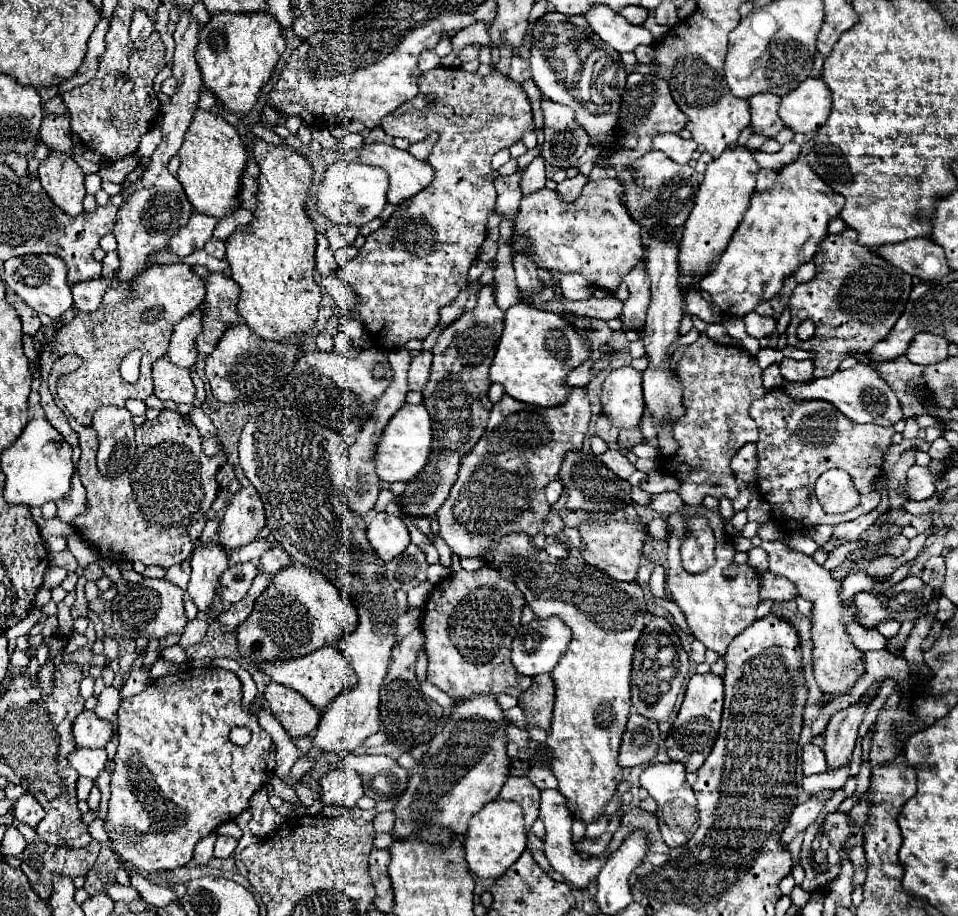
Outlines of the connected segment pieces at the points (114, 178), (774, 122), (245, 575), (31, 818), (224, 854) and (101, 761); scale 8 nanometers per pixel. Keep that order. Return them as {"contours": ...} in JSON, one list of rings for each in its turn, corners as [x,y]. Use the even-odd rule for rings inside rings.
{"contours":[[[[133,154],[129,158],[123,158],[121,162],[111,162],[111,164],[101,166],[97,174],[101,176],[101,180],[109,180],[109,182],[115,182],[115,184],[123,184],[125,176],[129,172],[133,172],[137,164],[139,164],[139,158],[137,158],[137,154]]],[[[755,94],[749,98],[751,106],[751,124],[757,134],[765,136],[775,136],[777,132],[783,130],[783,120],[779,116],[779,104],[781,96],[777,94]]],[[[253,562],[229,566],[225,574],[221,574],[221,598],[231,604],[243,600],[247,596],[247,590],[255,574],[257,574],[257,566]]],[[[25,794],[15,802],[15,818],[23,824],[29,826],[37,826],[43,818],[45,818],[45,810],[43,806],[37,802],[37,798],[33,794]]],[[[217,836],[215,842],[215,856],[217,858],[229,858],[237,848],[237,840],[229,838],[229,836]]],[[[75,748],[67,760],[69,766],[79,772],[79,776],[95,780],[99,770],[105,768],[107,752],[105,748]]]]}

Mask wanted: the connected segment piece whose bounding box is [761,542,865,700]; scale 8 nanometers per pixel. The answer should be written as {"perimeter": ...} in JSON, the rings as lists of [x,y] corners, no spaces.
{"perimeter":[[[763,542],[763,550],[769,554],[769,572],[789,578],[797,592],[813,604],[811,608],[811,638],[813,638],[813,676],[823,694],[831,700],[849,694],[855,682],[865,674],[865,652],[861,652],[847,634],[847,624],[859,620],[855,600],[845,602],[841,596],[841,580],[835,580],[831,570],[817,564],[811,556],[791,550],[785,542]]]}

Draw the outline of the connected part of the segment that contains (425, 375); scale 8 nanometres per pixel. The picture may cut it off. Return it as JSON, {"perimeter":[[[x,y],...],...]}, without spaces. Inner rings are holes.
{"perimeter":[[[421,352],[417,358],[411,360],[409,368],[409,388],[423,390],[429,380],[429,366],[431,366],[431,352]]]}

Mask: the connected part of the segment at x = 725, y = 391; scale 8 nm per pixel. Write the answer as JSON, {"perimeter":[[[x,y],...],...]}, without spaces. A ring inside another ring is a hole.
{"perimeter":[[[701,332],[699,340],[687,346],[683,358],[675,364],[675,372],[685,384],[685,404],[689,406],[689,410],[673,430],[673,436],[679,442],[679,450],[673,456],[673,460],[661,460],[661,466],[665,472],[681,480],[679,496],[685,504],[697,506],[703,502],[705,496],[735,498],[739,490],[735,484],[735,474],[731,470],[731,458],[743,444],[757,442],[757,424],[749,416],[749,406],[755,398],[767,394],[767,390],[761,384],[761,368],[757,366],[757,358],[741,346],[717,344],[705,332]]]}

